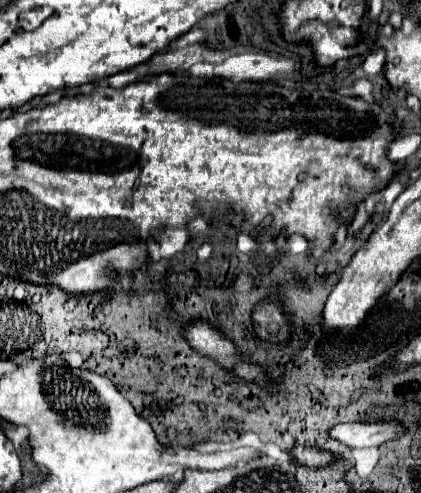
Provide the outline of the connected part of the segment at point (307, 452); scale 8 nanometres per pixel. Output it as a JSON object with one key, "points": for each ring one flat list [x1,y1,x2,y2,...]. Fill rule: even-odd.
{"points":[[307,446,293,448,293,458,297,458,299,464,305,464,309,468,317,468,317,466,333,462,331,452,325,452,325,450,319,450,319,448,307,448]]}

